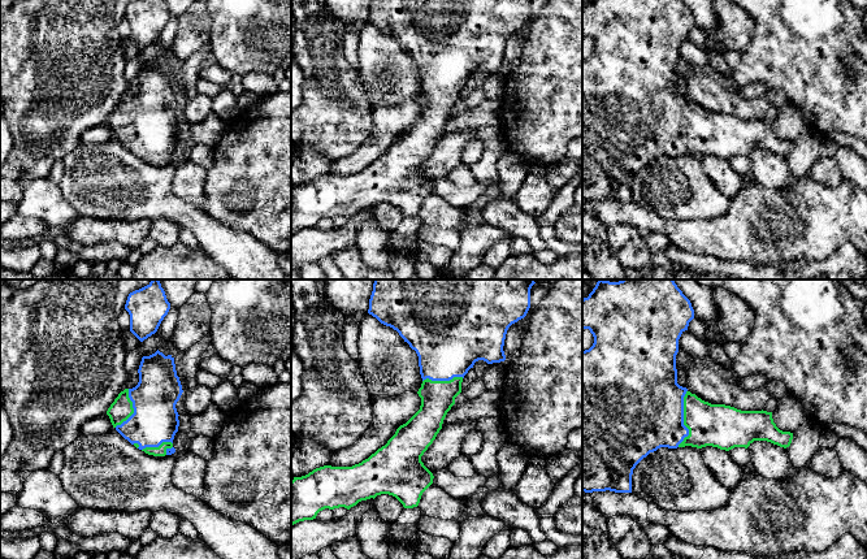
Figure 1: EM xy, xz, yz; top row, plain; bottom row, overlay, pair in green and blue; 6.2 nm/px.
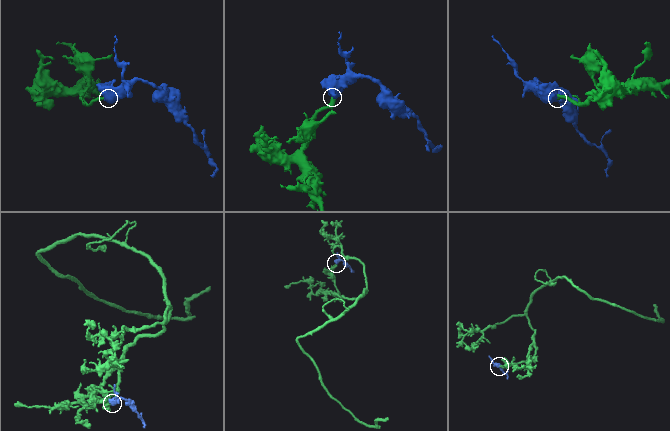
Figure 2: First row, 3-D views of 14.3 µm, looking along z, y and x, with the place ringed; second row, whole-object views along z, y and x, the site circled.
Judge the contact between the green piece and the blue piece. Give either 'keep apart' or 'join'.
join

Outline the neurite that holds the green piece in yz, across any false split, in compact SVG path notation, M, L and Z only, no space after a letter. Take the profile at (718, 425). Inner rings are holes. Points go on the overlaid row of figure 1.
M599 280L582 299L582 329L589 329L594 337L593 346L582 351L582 491L632 493L633 469L660 447L712 446L729 451L747 448L754 441L790 446L793 433L780 430L772 412L711 404L677 384L679 339L693 318L692 303L673 280Z

